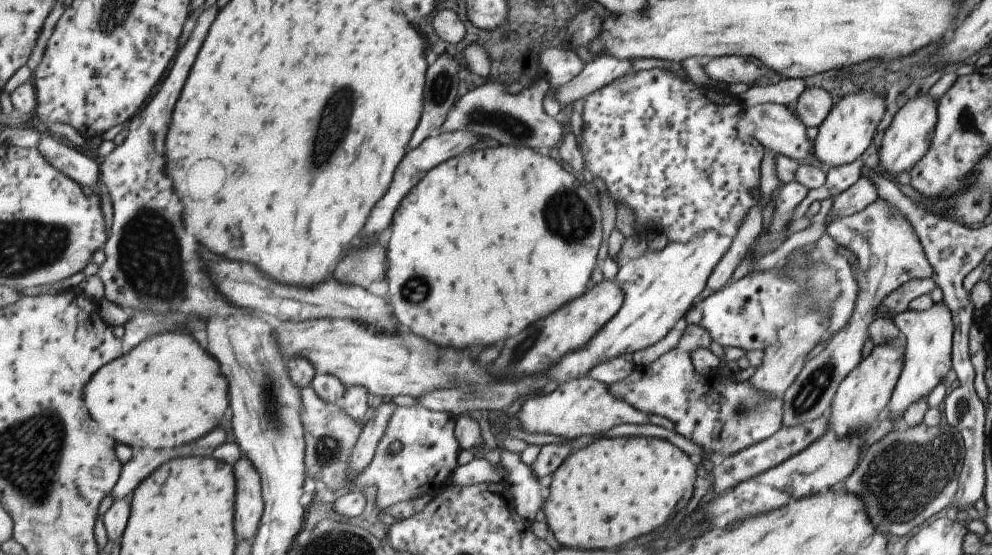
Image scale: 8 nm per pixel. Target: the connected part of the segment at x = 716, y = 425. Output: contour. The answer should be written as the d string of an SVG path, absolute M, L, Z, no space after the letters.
M675 350L667 352L665 356L661 356L659 360L649 365L636 365L632 375L621 382L610 385L610 391L618 397L623 397L648 415L657 414L669 419L675 424L675 430L680 435L699 445L705 453L710 453L709 459L713 461L743 451L744 448L771 436L781 427L781 397L762 395L762 392L752 387L747 379L735 381L734 376L720 375L717 368L706 374L699 374L691 366L689 354L679 354Z

